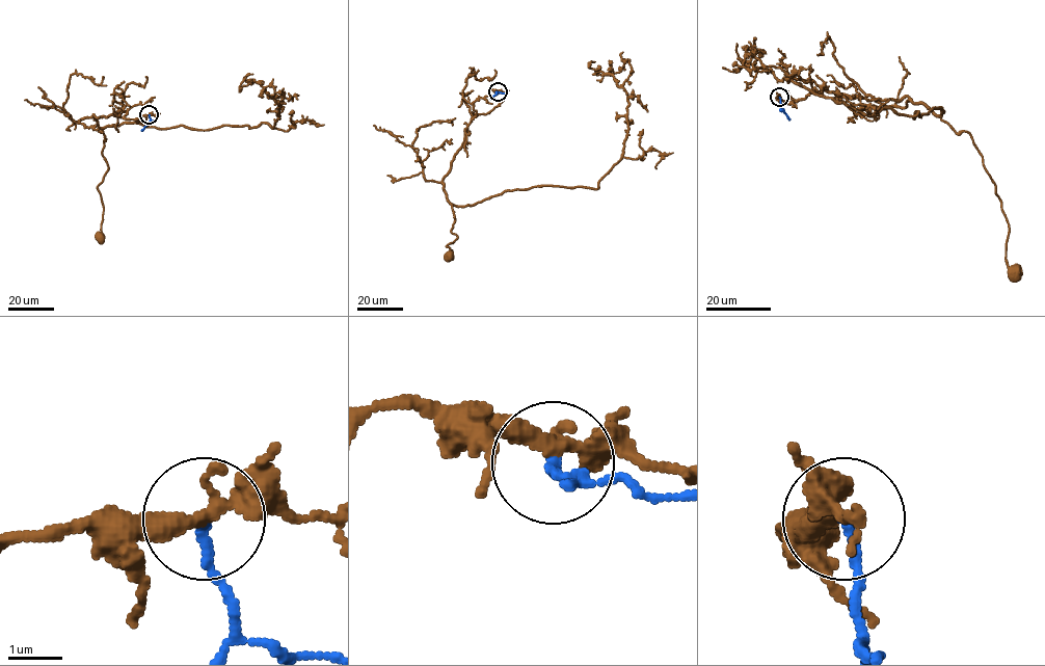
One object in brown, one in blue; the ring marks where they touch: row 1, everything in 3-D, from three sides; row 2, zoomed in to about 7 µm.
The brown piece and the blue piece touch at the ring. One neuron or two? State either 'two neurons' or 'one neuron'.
one neuron

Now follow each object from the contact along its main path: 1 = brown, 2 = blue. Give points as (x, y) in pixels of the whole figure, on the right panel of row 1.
1: (779, 97), (906, 97), (966, 131), (1000, 200), (1014, 270)
2: (779, 97), (781, 110), (788, 118)

